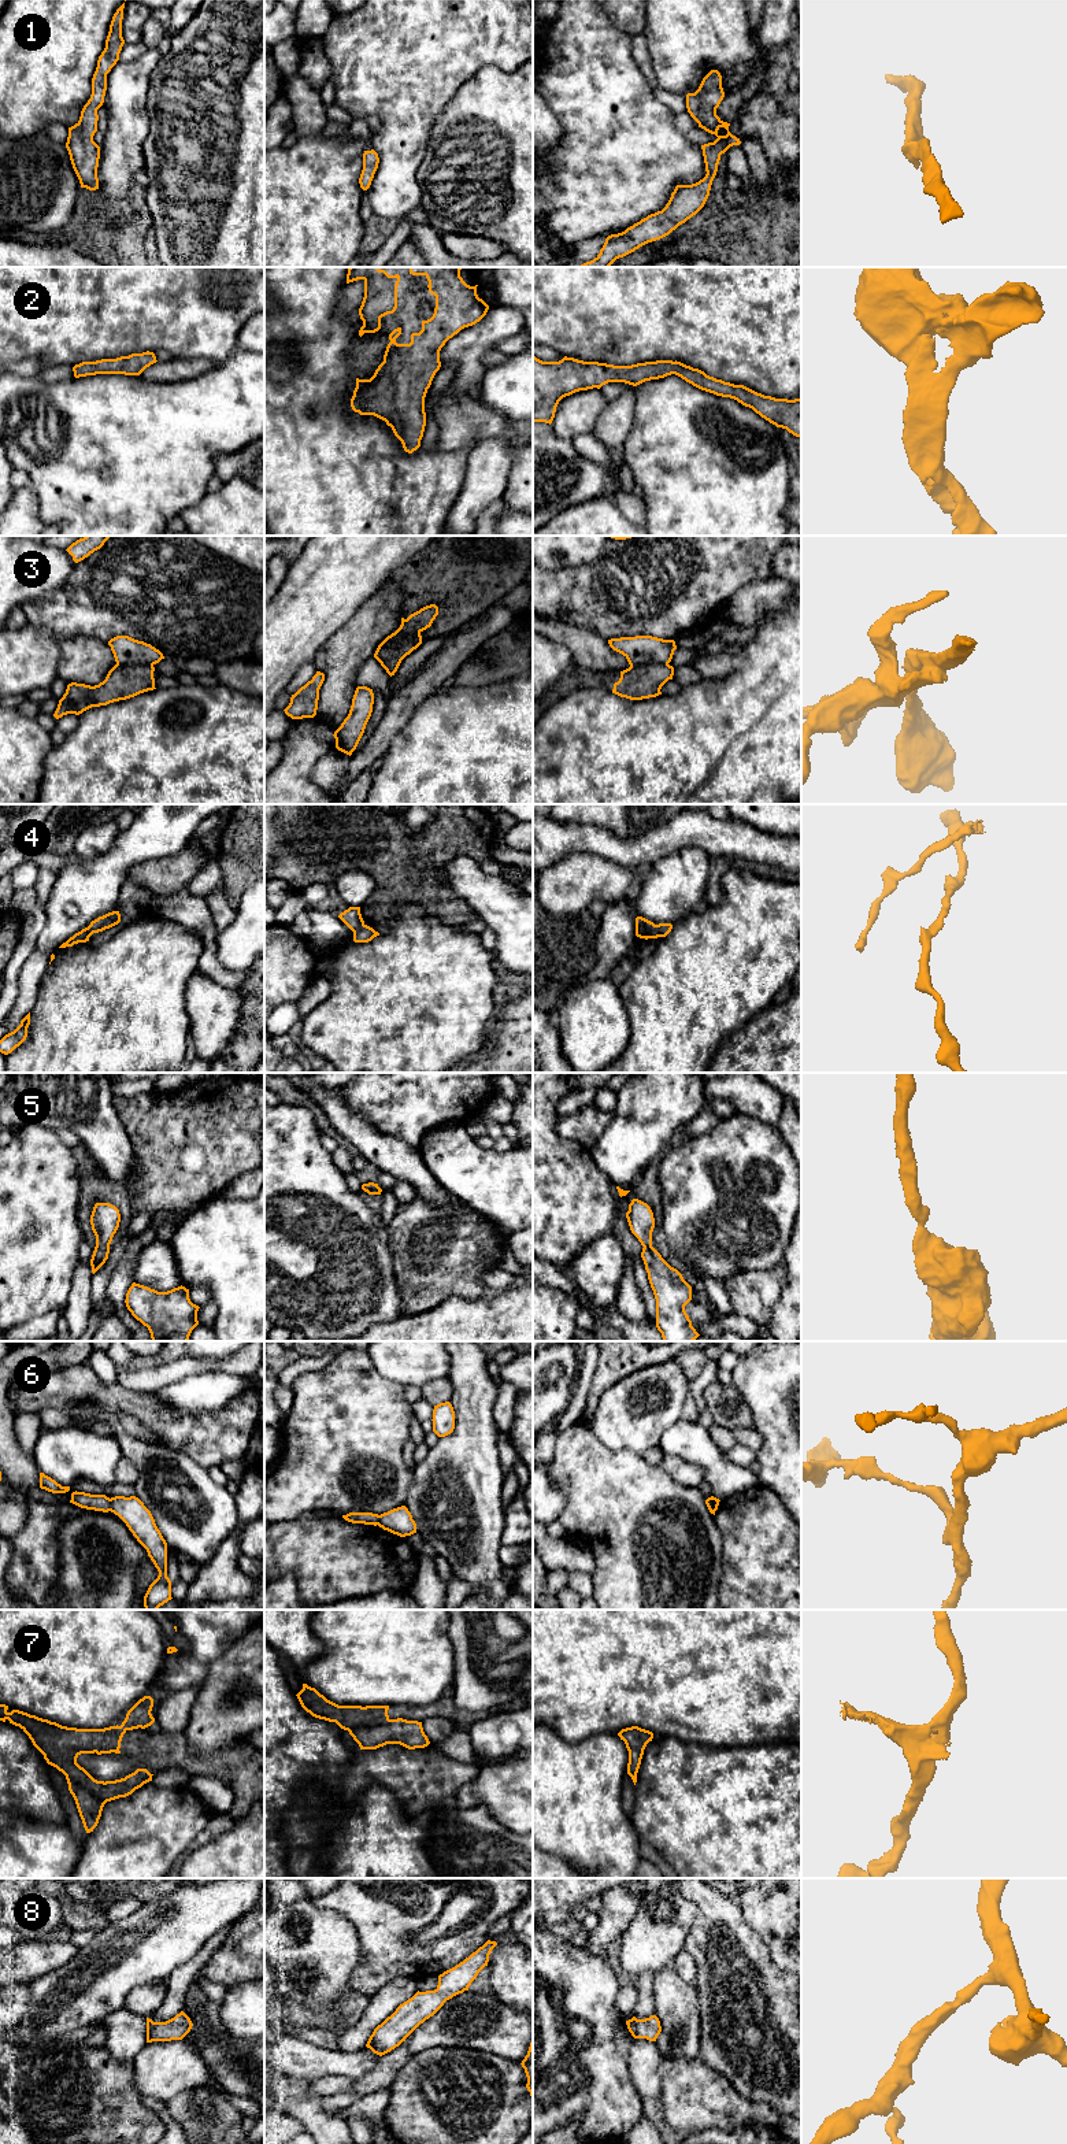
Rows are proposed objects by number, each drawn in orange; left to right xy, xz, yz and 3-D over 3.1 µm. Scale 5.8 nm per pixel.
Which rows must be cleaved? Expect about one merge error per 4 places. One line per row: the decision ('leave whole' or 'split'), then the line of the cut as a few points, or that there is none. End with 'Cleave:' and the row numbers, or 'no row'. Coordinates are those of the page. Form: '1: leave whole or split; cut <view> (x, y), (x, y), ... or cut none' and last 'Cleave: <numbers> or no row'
1: leave whole; cut none
2: leave whole; cut none
3: split; cut yz (667, 663), (630, 666)
4: split; cut yz (655, 925), (660, 936)
5: leave whole; cut none
6: split; cut xy (108, 1499), (111, 1510)
7: split; cut xy (54, 1728), (52, 1737), (66, 1744), (49, 1756), (65, 1773)
8: leave whole; cut none
Cleave: 3, 4, 6, 7

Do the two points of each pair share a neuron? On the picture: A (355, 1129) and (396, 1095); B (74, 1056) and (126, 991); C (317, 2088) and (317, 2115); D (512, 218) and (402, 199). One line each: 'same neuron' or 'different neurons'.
A: different neurons
B: same neuron
C: different neurons
D: different neurons

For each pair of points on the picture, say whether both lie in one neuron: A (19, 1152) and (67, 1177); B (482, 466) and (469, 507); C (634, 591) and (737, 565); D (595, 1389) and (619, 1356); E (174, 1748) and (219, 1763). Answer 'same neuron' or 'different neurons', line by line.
A: same neuron
B: same neuron
C: same neuron
D: same neuron
E: same neuron

